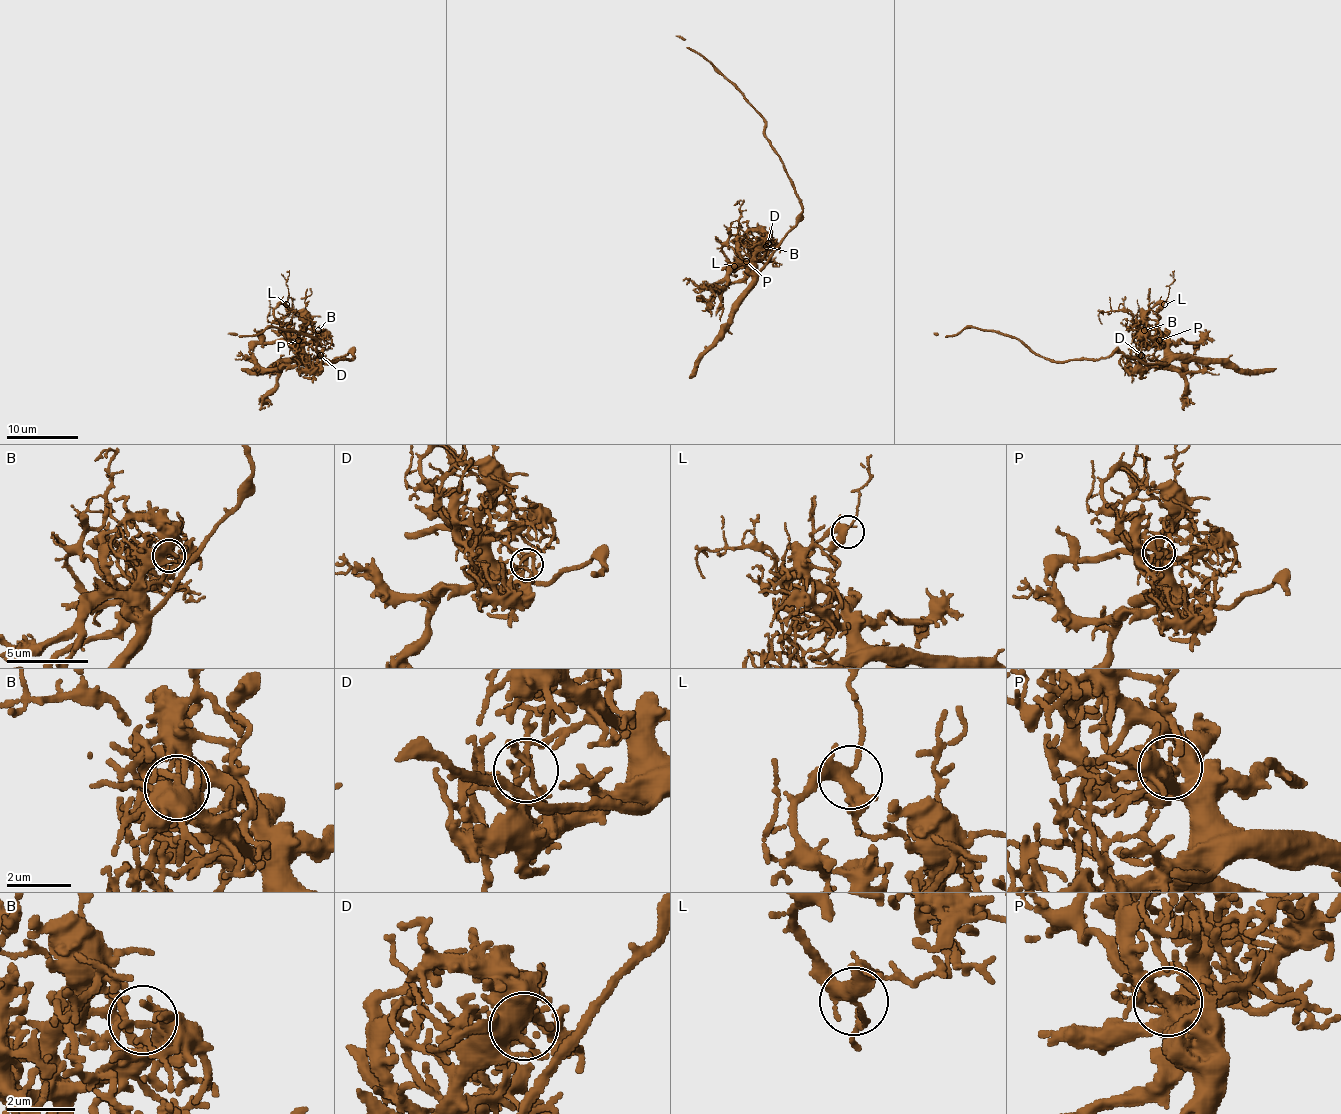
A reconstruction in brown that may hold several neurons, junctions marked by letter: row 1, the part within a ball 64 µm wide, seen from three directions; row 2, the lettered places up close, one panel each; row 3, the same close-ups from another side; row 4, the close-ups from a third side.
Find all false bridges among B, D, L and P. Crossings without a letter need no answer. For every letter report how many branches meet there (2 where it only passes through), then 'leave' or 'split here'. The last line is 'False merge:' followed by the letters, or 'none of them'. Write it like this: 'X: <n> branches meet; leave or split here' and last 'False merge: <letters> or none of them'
B: 4 branches meet; leave
D: 4 branches meet; leave
L: 3 branches meet; leave
P: 7 branches meet; split here
False merge: P

